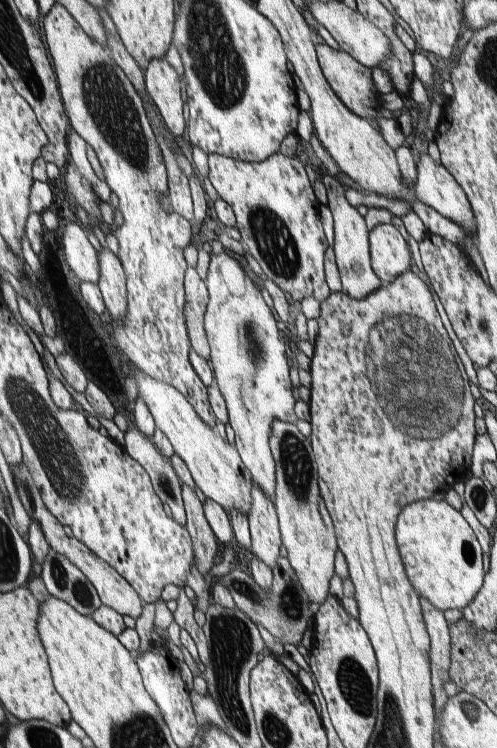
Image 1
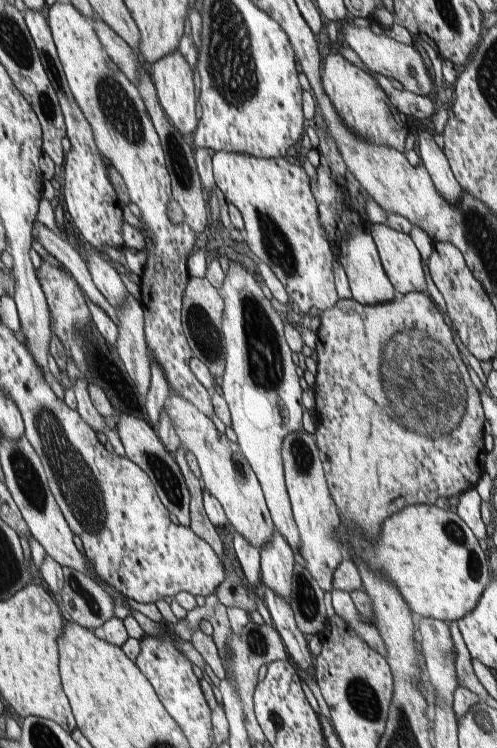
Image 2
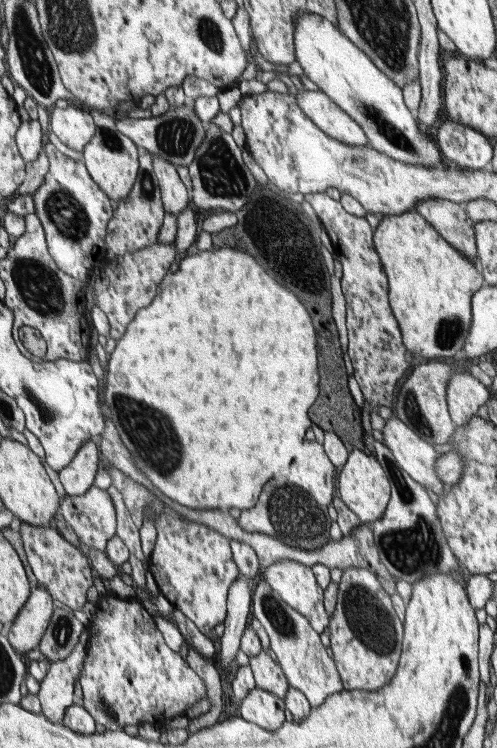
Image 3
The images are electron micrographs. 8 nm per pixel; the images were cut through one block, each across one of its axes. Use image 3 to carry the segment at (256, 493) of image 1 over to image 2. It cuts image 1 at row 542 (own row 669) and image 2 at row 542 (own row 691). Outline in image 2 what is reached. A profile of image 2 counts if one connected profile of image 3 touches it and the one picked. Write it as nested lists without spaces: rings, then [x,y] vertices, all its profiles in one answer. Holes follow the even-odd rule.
[[[275,530],[259,548],[261,558],[261,580],[267,588],[271,588],[275,594],[279,594],[285,602],[291,594],[291,578],[293,578],[293,566],[297,556],[293,556],[293,548],[287,544],[287,540]]]

